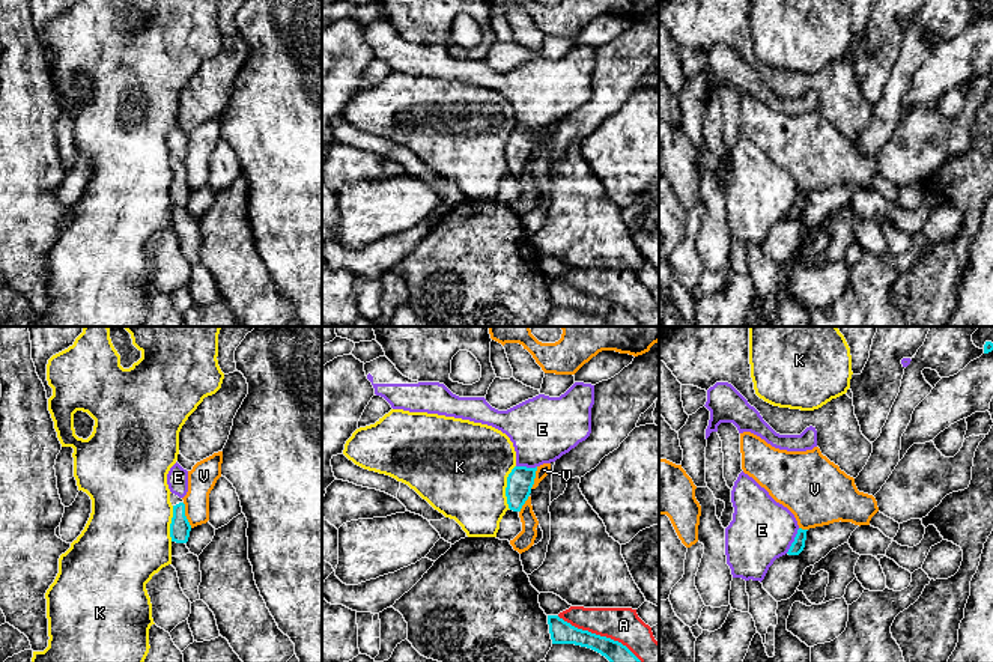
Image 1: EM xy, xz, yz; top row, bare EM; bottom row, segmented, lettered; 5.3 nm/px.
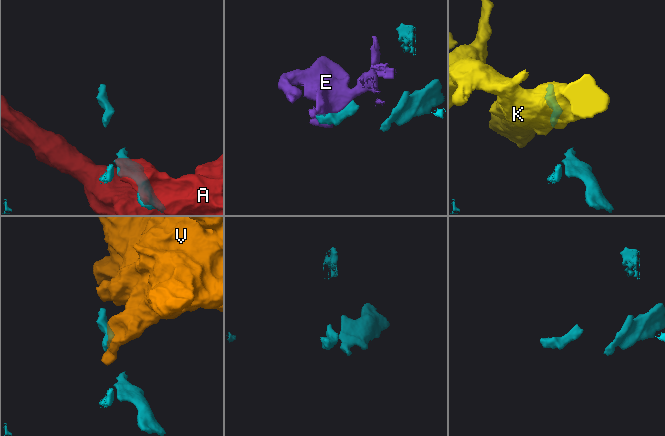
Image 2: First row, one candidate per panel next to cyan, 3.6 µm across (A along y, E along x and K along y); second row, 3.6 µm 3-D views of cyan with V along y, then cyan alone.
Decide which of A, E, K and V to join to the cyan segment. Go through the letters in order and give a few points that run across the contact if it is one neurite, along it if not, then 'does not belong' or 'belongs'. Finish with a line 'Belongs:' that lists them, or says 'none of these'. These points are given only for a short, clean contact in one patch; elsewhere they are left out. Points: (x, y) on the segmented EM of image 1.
A: does not belong
E: does not belong
K: does not belong
V: line xy (182, 503), (185, 518), (191, 527); does not belong
Belongs: none of these

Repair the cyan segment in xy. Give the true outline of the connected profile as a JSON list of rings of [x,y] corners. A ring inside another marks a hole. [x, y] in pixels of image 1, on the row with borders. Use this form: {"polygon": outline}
{"polygon": [[[170,493],[170,503],[173,506],[173,518],[170,524],[172,542],[187,543],[191,531],[191,525],[185,516],[184,500],[175,493]]]}

